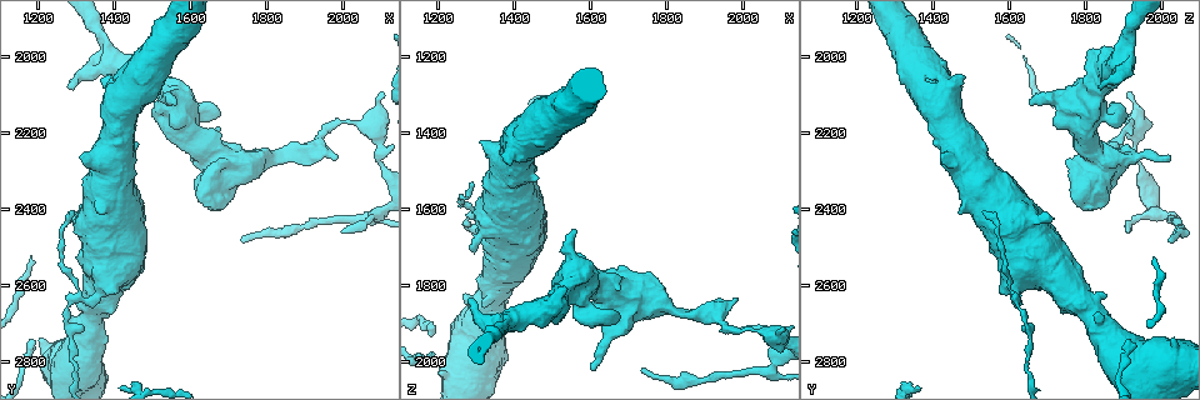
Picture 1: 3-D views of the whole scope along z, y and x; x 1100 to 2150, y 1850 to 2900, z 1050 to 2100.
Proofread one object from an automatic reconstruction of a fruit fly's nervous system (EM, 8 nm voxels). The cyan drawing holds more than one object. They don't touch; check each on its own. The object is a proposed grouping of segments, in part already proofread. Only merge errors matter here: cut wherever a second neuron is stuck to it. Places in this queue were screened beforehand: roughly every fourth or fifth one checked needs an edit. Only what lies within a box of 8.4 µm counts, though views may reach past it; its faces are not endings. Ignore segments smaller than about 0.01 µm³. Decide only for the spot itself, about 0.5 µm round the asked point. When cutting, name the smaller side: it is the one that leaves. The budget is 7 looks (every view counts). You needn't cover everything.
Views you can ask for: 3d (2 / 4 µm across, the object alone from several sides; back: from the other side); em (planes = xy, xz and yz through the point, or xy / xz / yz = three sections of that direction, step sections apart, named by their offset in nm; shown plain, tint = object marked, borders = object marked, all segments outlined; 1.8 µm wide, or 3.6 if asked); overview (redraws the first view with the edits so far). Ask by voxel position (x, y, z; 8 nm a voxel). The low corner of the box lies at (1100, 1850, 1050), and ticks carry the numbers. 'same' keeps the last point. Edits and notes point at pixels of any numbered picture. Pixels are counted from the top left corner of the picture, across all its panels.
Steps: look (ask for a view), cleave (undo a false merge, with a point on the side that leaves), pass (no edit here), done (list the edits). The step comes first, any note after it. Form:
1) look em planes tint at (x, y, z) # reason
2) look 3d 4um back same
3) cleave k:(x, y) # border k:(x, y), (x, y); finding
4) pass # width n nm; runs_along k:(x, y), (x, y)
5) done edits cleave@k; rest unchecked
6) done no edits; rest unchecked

look 3d 4um at (1740, 2310, 1855) # calibre changes

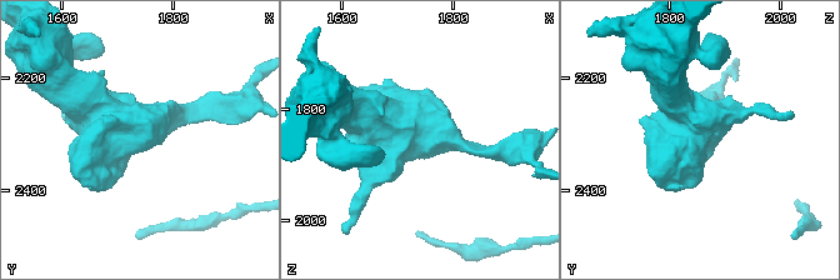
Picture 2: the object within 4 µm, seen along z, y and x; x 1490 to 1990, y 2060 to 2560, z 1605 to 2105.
look em 3.6um planes plain at (1735, 2300, 1850)

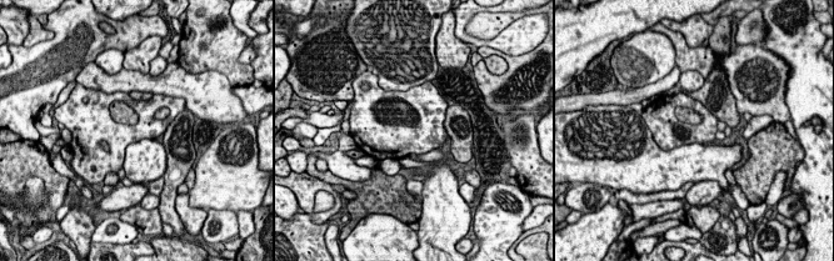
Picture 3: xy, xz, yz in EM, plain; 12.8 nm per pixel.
look em 3.6um planes tint same

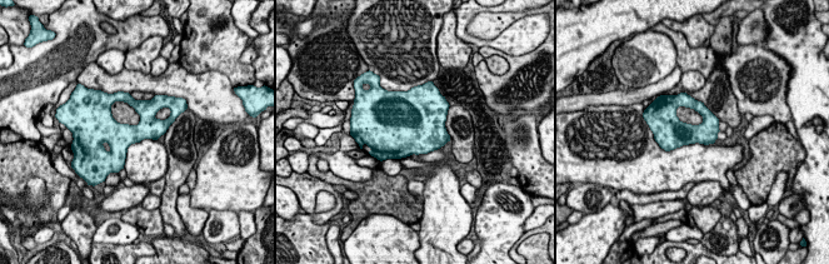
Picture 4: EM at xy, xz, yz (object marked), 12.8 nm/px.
pass # width 300 nm; continuous, no second neuron

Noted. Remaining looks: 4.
look 3d 4um at (1490, 2055, 1855) # abrupt turn

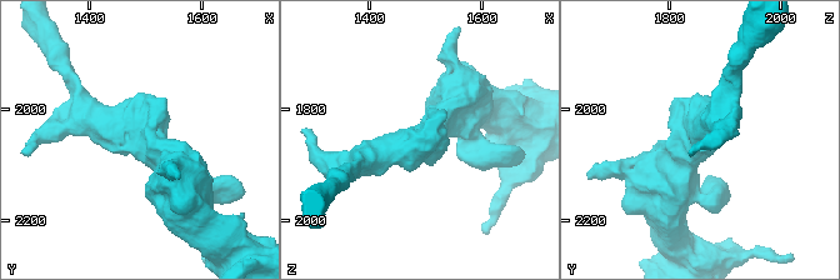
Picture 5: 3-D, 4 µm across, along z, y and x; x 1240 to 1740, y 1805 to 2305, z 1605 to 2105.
look em yz step 16 tint at (1495, 2055, 1860)

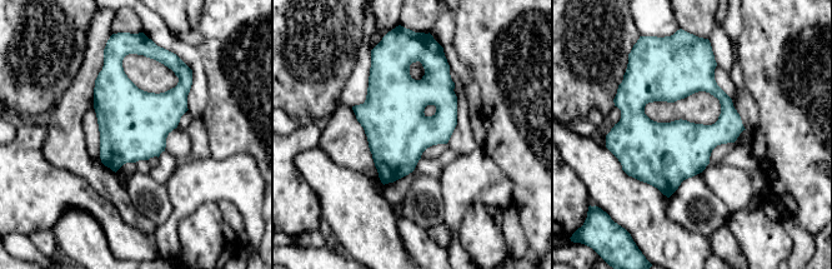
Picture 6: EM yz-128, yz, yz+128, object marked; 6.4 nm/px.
look em planes tint same # another direction

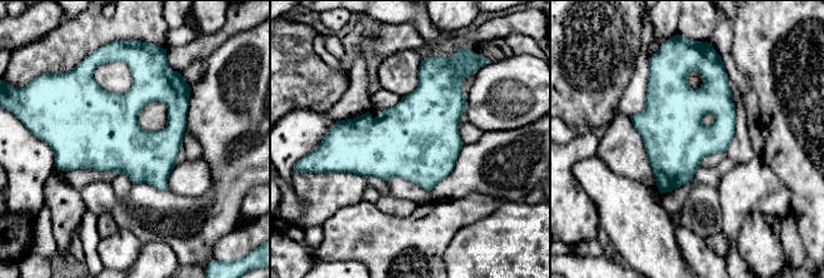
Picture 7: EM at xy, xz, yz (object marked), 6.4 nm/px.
pass # one neuron here

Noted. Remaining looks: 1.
look em planes tint at (1315, 2630, 1615) # three arms meet

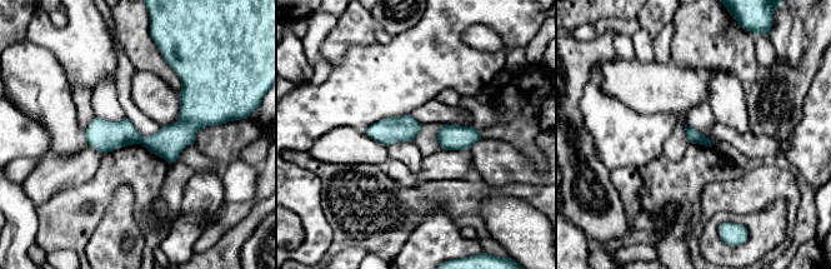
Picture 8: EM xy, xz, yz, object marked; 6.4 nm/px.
cleave 8:(104, 137) # border 8:(141, 137), (139, 143); a second neuron is stuck on

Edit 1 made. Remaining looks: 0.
done edits cleave@8; rest unchecked

